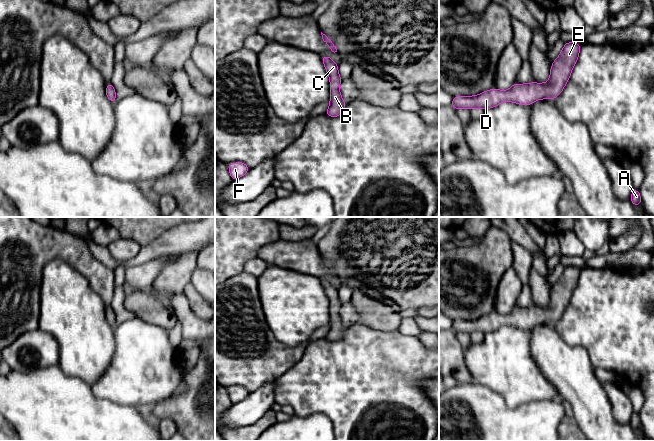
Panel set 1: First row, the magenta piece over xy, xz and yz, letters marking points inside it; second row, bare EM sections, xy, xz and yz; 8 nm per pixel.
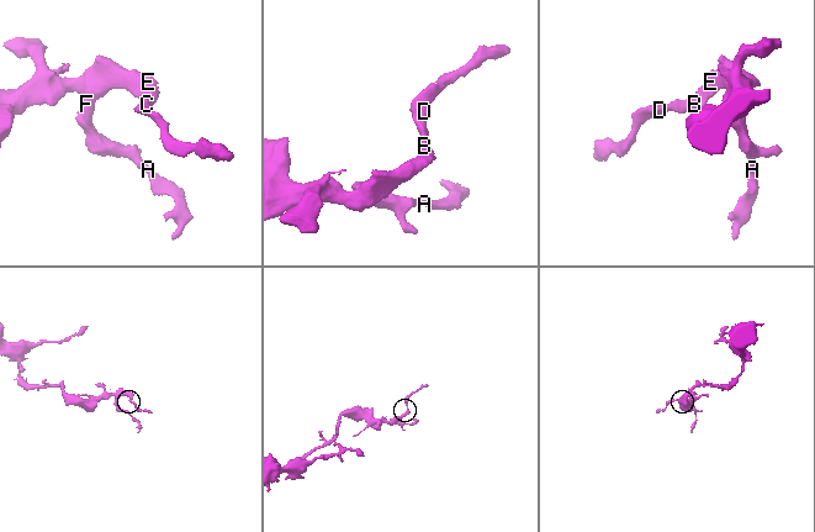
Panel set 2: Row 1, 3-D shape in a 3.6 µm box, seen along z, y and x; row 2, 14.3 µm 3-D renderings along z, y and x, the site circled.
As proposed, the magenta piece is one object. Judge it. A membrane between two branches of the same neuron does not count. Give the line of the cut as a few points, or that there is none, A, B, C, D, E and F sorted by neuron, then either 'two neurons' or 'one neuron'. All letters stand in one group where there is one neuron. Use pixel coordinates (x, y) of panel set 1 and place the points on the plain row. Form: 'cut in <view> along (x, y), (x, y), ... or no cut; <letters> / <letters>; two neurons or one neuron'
no cut; A B C D E F; one neuron

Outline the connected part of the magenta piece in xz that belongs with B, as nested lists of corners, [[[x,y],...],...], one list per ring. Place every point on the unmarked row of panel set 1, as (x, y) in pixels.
[[[326,279],[321,280],[321,282],[330,302],[330,330],[325,338],[329,341],[337,341],[343,338],[346,330],[339,315],[342,303],[339,300],[338,289]]]

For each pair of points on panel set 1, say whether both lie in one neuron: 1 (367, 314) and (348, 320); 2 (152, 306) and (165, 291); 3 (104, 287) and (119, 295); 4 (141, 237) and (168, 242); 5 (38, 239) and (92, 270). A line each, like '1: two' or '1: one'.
1: two
2: two
3: two
4: two
5: one

